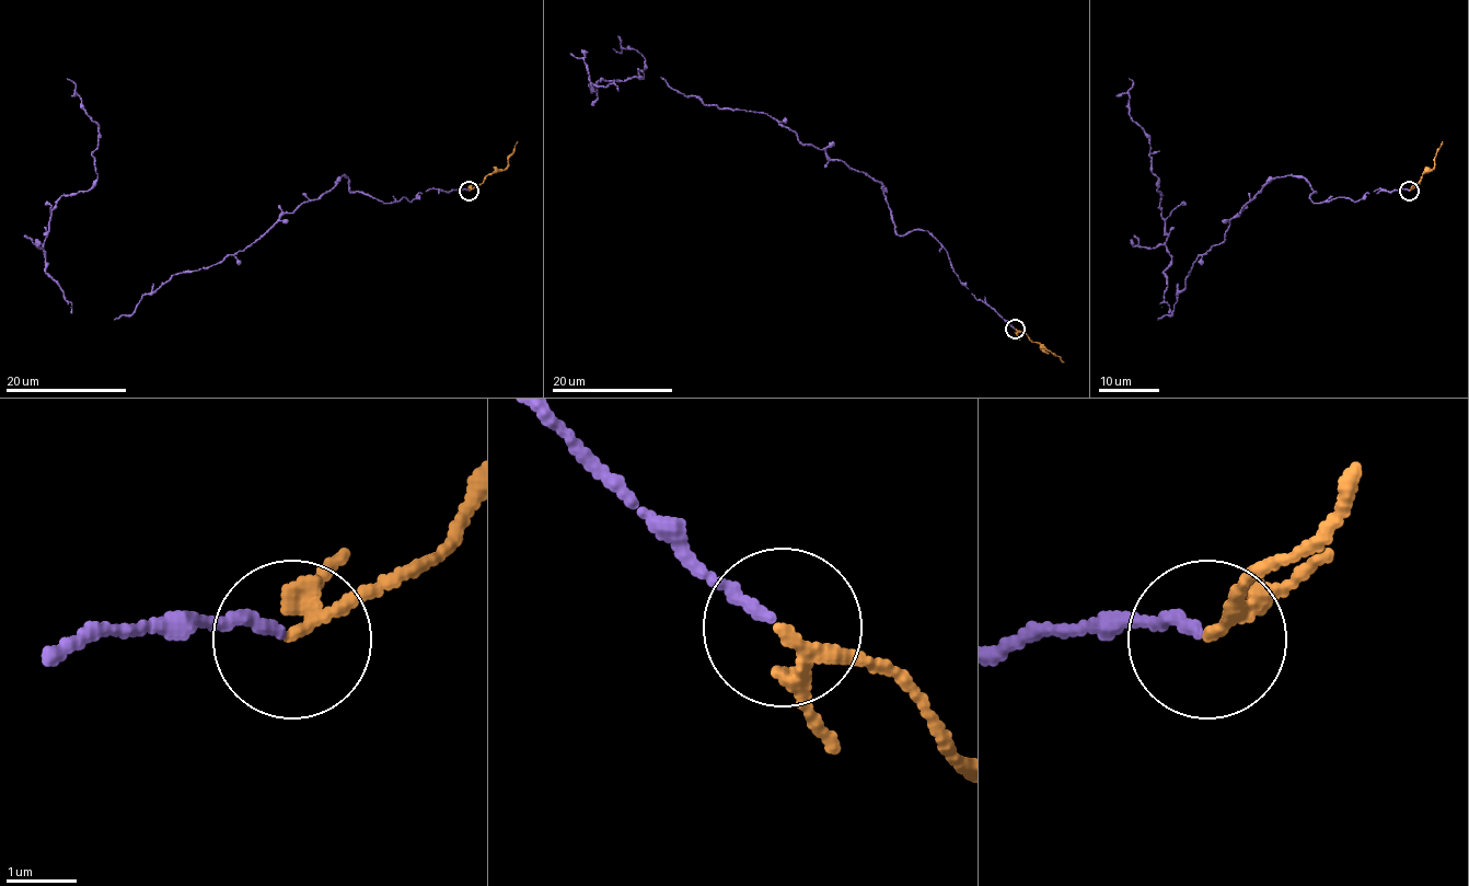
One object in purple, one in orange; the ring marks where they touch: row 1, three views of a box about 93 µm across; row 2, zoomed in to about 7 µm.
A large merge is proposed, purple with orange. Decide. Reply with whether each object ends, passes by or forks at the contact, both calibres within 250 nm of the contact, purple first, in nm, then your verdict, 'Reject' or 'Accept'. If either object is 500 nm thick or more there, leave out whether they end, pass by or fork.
At the ring purple ends. At the ring orange forks. Thickness 160 nm (purple) against 100 nm. Accept

